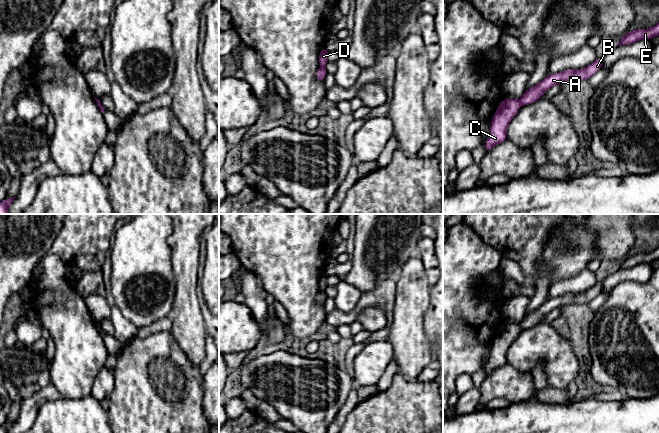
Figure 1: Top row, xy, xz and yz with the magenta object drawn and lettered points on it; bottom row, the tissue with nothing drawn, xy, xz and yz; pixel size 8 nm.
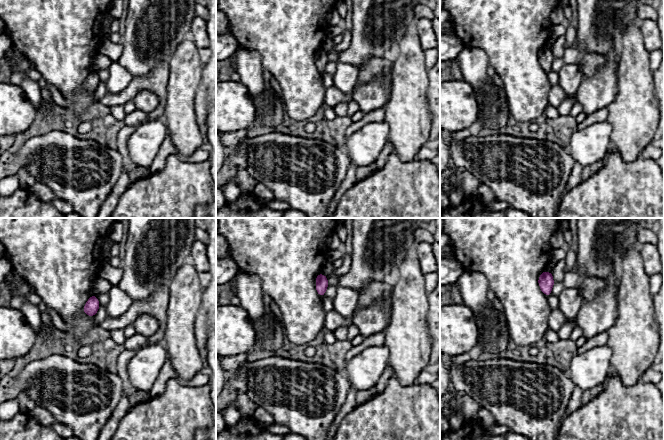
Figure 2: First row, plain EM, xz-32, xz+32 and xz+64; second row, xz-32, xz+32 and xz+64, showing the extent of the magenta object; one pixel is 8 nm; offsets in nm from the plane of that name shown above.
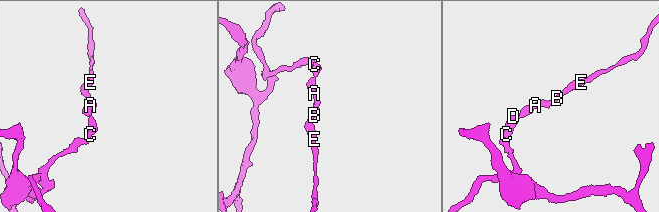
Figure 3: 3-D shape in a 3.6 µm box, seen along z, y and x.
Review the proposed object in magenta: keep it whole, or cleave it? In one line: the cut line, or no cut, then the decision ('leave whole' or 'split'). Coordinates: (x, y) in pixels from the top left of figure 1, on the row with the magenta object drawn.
xz (321, 66), (324, 68) | split

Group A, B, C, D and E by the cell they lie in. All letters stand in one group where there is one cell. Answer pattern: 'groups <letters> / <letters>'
groups A B E / C D

